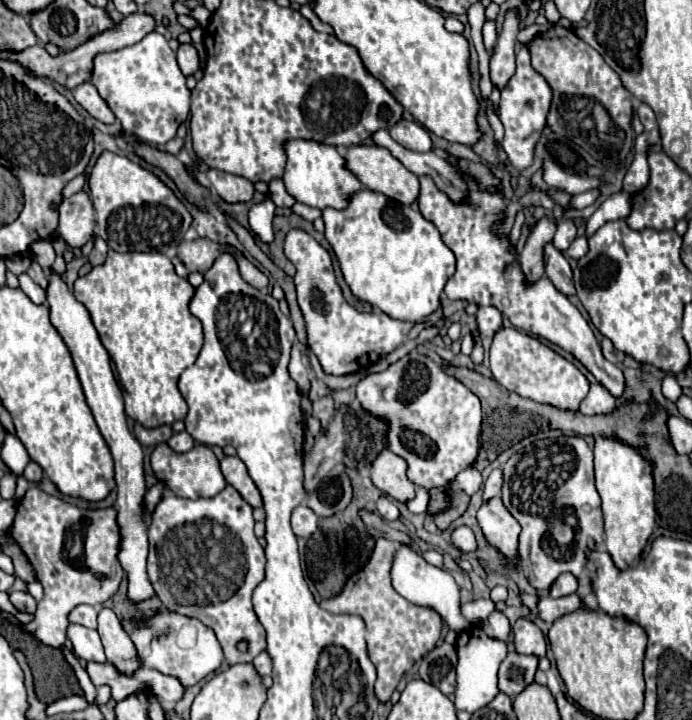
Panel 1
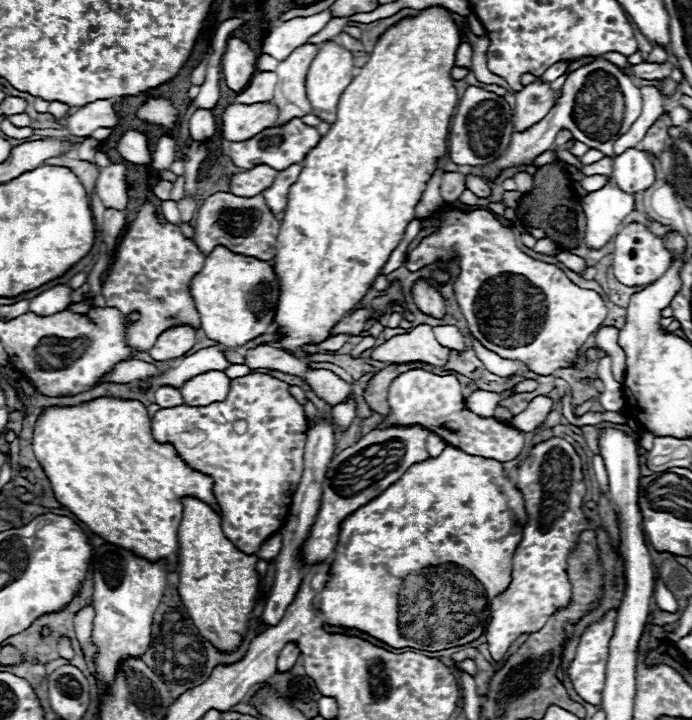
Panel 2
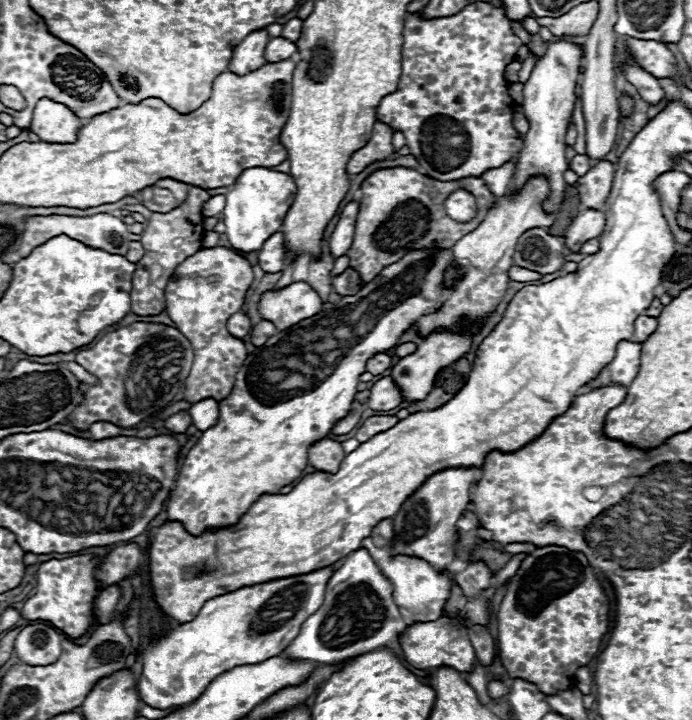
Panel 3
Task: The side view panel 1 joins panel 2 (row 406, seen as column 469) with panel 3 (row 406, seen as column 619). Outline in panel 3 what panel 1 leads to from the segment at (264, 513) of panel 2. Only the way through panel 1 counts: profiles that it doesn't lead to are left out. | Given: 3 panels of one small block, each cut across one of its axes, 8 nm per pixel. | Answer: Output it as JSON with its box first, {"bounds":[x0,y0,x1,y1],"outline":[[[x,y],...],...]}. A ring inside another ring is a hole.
{"bounds":[366,376,402,412],"outline":[[[384,376],[378,382],[374,382],[374,386],[370,388],[370,398],[366,406],[376,412],[388,412],[396,408],[400,402],[402,402],[400,390],[394,386],[390,376]]]}

